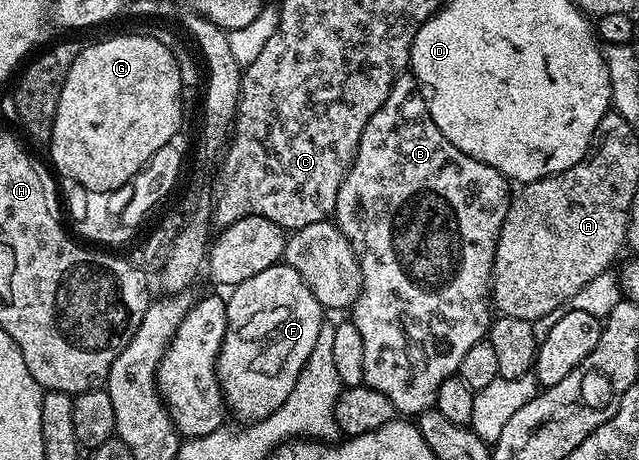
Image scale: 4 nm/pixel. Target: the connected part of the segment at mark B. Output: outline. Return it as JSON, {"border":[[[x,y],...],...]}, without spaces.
{"border":[[[413,78],[397,79],[388,93],[386,103],[376,109],[376,113],[368,121],[364,133],[358,142],[358,152],[354,155],[354,162],[350,164],[350,172],[344,177],[340,185],[340,193],[336,197],[336,209],[333,218],[338,227],[348,237],[356,256],[357,274],[362,274],[360,290],[352,304],[352,322],[356,329],[360,329],[360,341],[364,341],[364,377],[365,386],[384,393],[394,406],[395,412],[406,417],[417,417],[423,411],[431,410],[436,401],[436,393],[444,381],[457,372],[460,361],[464,361],[464,353],[472,349],[472,345],[483,342],[487,338],[492,322],[492,271],[494,265],[494,250],[498,244],[498,234],[504,225],[504,217],[510,212],[512,198],[511,180],[502,176],[499,171],[492,169],[492,165],[484,165],[484,161],[476,161],[476,157],[468,157],[436,125],[426,107],[426,100],[414,92],[416,83]]]}

